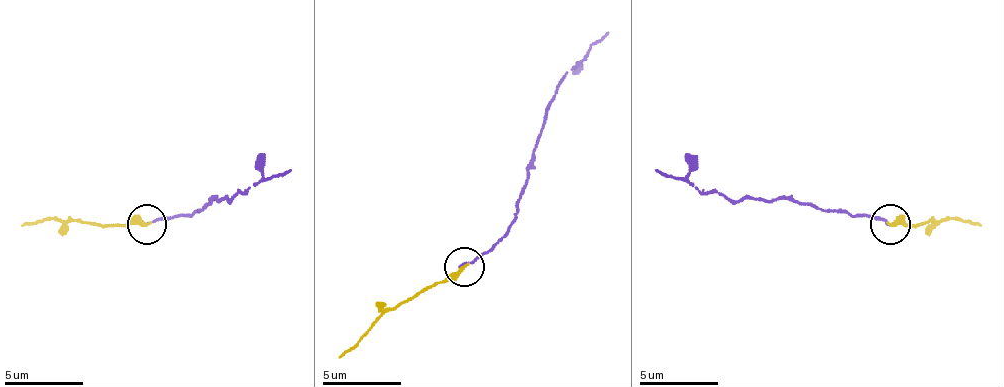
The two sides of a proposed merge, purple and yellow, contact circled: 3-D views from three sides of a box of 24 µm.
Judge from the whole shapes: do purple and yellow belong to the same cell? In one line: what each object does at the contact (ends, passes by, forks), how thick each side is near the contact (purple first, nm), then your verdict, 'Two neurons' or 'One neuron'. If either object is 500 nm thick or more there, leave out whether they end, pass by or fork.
At the ring purple ends. At the ring yellow ends. Thickness 150 nm (purple) against 320 nm. One neuron

